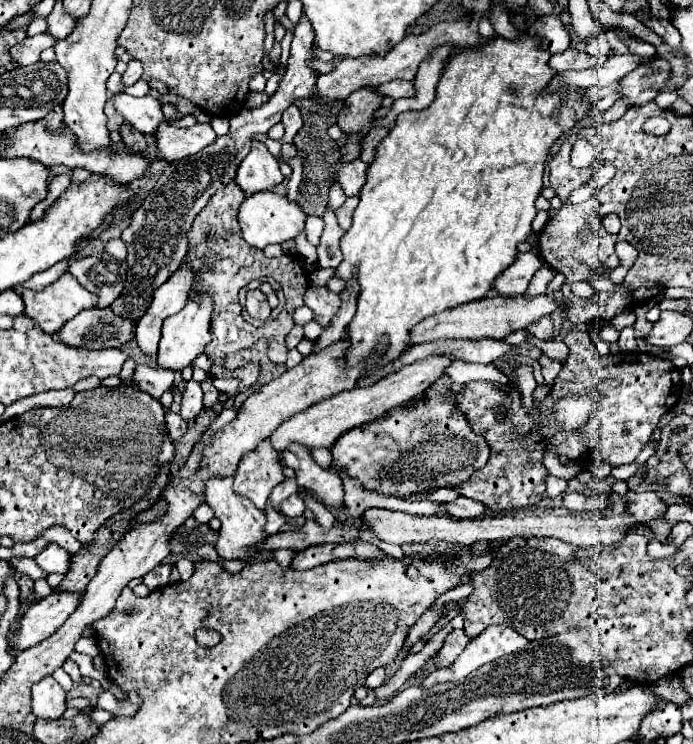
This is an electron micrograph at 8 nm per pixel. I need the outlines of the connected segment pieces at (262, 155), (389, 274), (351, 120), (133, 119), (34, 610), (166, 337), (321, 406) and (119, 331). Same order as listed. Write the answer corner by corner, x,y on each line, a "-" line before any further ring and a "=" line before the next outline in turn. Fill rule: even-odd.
253,140
251,152
237,168
235,182
247,194
255,194
255,192
277,186
281,180
283,180
283,174
279,170
277,160
273,158
273,154
267,150
267,146
263,142
=
525,34
519,42
503,40
503,38
497,36
493,42
485,44
483,48
479,46
475,50
457,52
455,56
451,56
451,60
445,66
445,72
443,72
443,76
439,80
433,104
427,106
421,112
403,112
403,114
399,114
395,126
389,130
389,134
377,146
375,160
367,168
367,182
365,182
363,190
359,192
359,206
353,212
353,224
341,238
343,262
335,268
335,278
343,280
345,286
349,286
353,280
357,280
357,284
359,284
357,314
347,324
347,340
351,342
347,352
345,352
347,368
365,364
363,366
363,376
377,374
383,366
395,362
409,348
407,338
409,338
411,328
415,324
419,324
427,316
433,316
433,314
451,310
455,306
461,306
461,304
485,298
493,290
495,278
513,264
513,260
517,256
517,244
519,242
527,242
527,240
533,240
533,244
535,244
537,236
535,236
535,232
531,228
531,222
537,216
535,200
537,200
537,196
541,194
541,188
543,188
543,172
545,172
545,160
547,160
549,148
553,146
553,142
559,136
563,136
569,128
575,126
575,122
579,118
583,118
589,112
589,106
579,102
581,90
577,90
573,94
547,94
547,92
543,92
547,82
555,76
555,70
551,70
547,66
549,58
551,58
551,54
547,50
541,50
539,48
539,40
529,36
529,34
-
383,336
389,340
389,348
379,356
379,360
369,364
367,358
375,354
375,344
=
363,86
363,90
355,90
343,104
343,110
339,112
337,126
345,134
355,132
369,132
373,118
373,112
381,106
383,96
377,94
377,88
=
119,92
115,94
113,106
123,116
123,120
129,122
141,134
155,134
159,122
163,120
161,104
153,96
135,98
125,92
=
49,594
31,604
19,618
19,628
13,632
13,648
21,652
49,638
73,614
79,600
81,596
77,594
=
195,292
193,296
189,296
187,306
179,314
163,322
161,342
159,342
159,352
157,352
157,362
161,368
181,370
189,366
199,354
203,354
203,348
211,342
211,332
209,332
211,314
213,314
213,298
205,292
=
437,356
437,358
425,358
419,362
413,362
409,366
403,366
399,372
389,374
387,378
381,378
379,382
375,382
373,386
365,386
365,388
353,388
347,390
343,394
337,394
333,398
327,398
295,416
291,416
287,422
283,422
273,434
271,434
271,442
275,446
275,450
283,450
287,448
291,442
299,442
305,444
309,448
331,448
333,442
345,434
351,428
357,428
361,424
367,424
379,416
383,416
385,412
389,412
395,406
403,406
407,402
411,402
413,398
421,396
441,374
443,370
451,364
451,360
447,356
=
111,308
81,310
73,320
65,322
55,340
81,350
121,348
135,336
133,322
111,312

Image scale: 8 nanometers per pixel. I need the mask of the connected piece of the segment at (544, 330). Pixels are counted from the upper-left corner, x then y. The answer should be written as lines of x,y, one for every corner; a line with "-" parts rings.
541,318
538,322
529,325
526,330
539,340
551,339
553,336
553,322
551,318

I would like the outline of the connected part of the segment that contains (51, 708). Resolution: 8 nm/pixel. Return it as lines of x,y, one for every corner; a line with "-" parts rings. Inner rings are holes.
47,676
33,686
31,706
37,718
57,720
65,712
65,690
53,676

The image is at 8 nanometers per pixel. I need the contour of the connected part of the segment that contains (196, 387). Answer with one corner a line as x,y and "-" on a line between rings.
189,380
183,392
183,402
181,402
181,416
185,420
195,418
203,410
203,390
201,384
195,380

